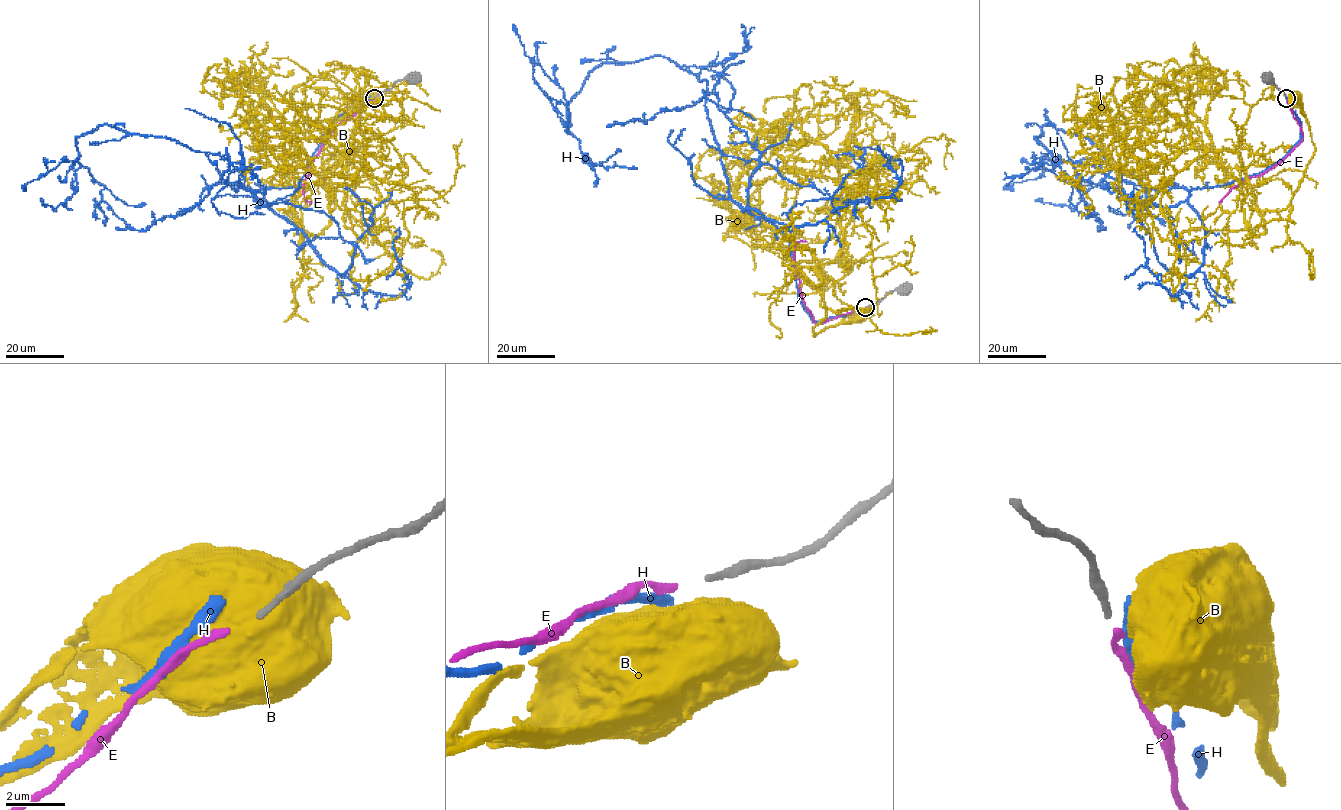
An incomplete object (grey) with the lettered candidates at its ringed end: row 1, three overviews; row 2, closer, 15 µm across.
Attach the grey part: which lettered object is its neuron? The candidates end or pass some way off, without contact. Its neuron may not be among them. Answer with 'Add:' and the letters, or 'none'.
Add: E

